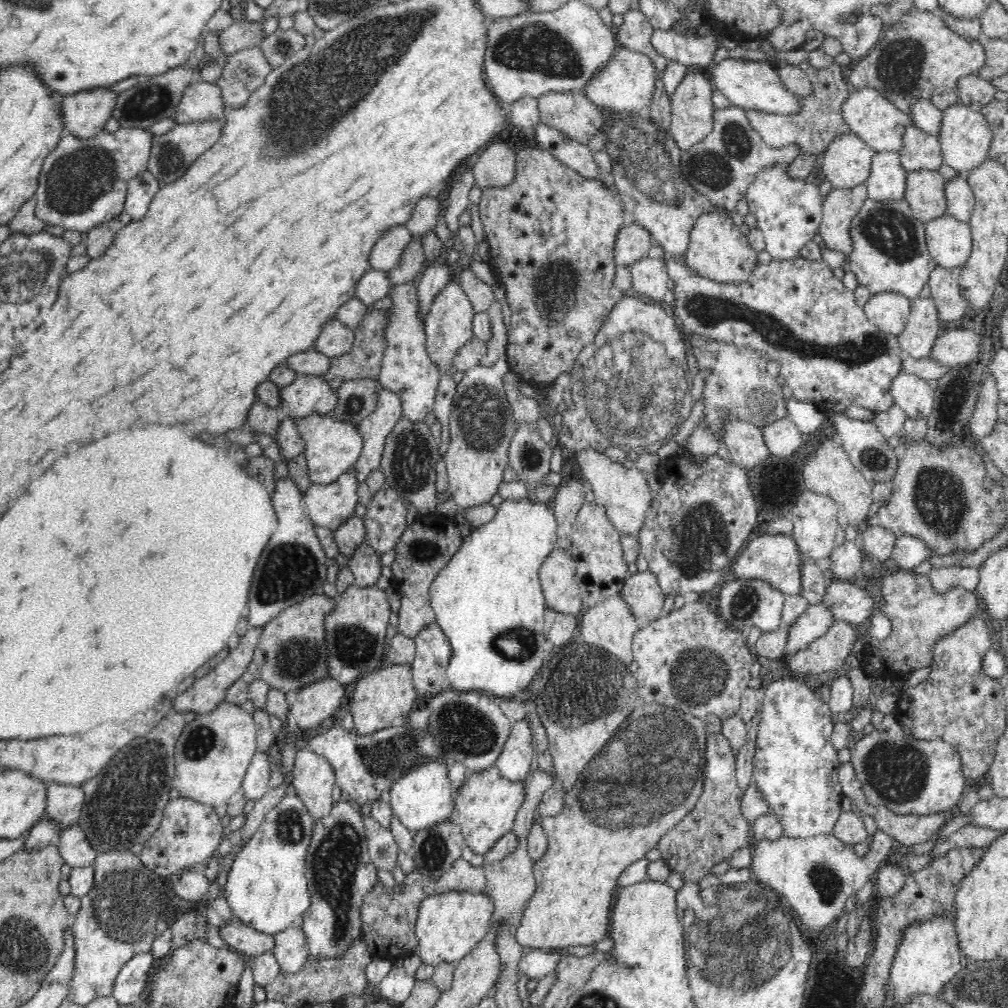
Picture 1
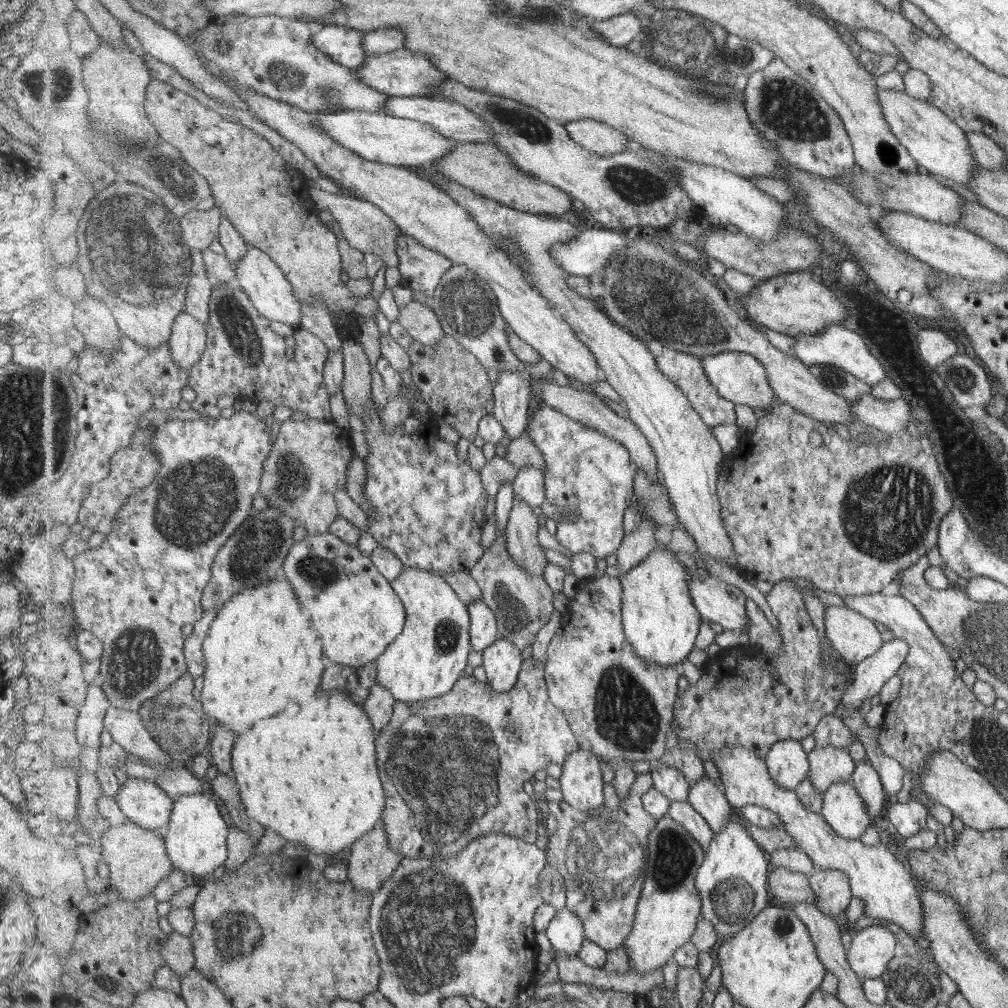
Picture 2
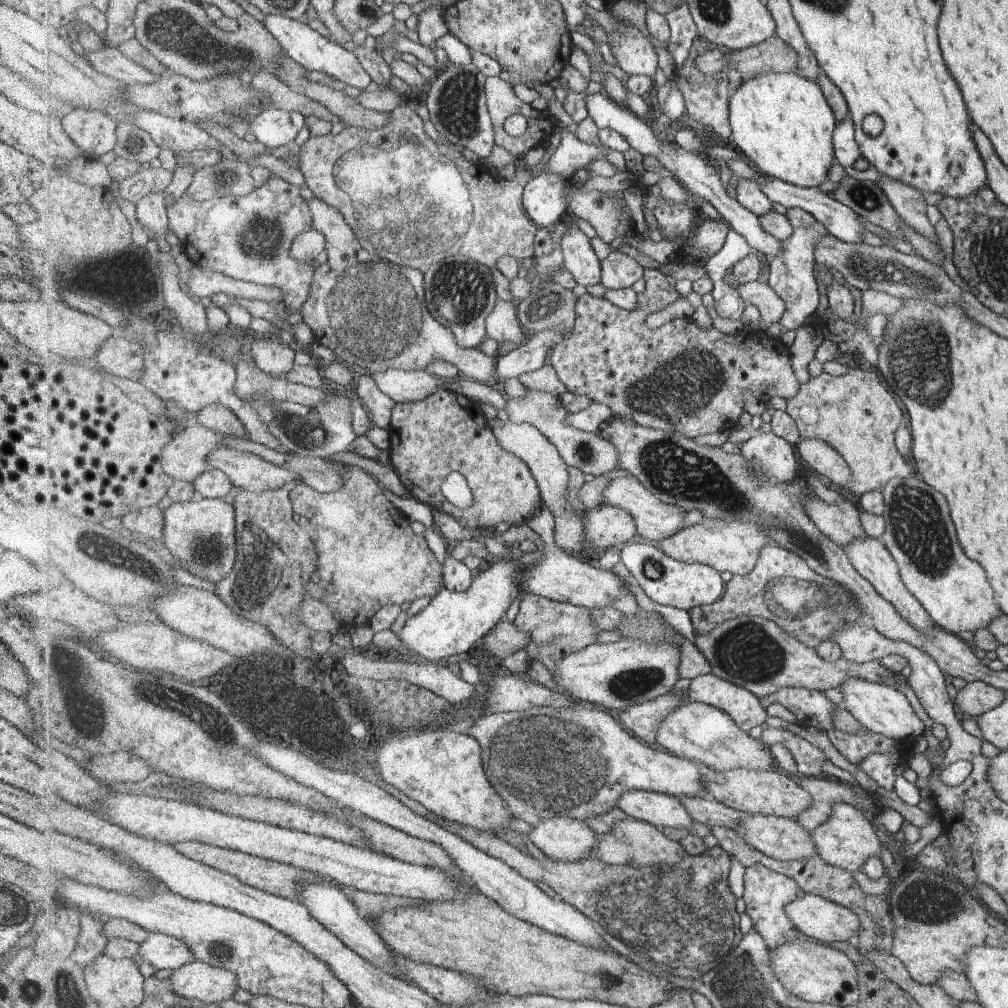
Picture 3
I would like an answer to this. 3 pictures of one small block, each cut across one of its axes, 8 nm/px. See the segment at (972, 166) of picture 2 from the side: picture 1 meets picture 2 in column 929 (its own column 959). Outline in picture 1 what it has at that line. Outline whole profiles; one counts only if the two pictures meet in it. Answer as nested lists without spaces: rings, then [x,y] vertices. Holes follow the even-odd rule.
[[[962,103],[943,110],[943,124],[939,129],[939,142],[943,164],[950,166],[960,175],[967,174],[972,167],[989,159],[993,135],[989,123],[981,112],[974,112]]]

